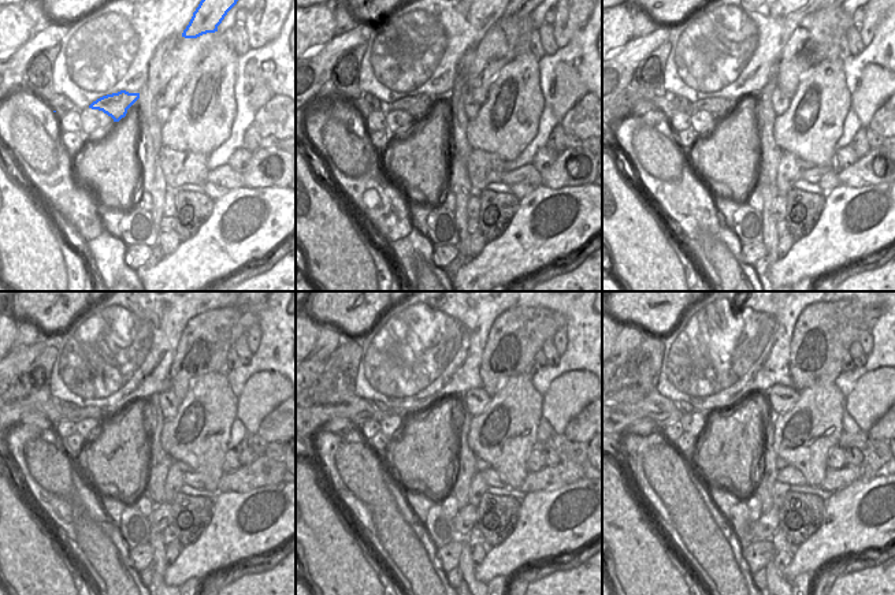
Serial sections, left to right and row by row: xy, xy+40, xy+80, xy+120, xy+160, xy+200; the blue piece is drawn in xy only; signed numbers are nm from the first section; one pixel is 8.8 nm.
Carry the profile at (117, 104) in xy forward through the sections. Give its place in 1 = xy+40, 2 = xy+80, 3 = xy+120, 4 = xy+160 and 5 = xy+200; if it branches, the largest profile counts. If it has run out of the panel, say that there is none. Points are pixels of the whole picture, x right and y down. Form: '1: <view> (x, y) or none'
1: xy+40 (418, 106)
2: xy+80 (719, 107)
3: xy+120 (52, 409)
4: xy+160 (356, 409)
5: xy+200 (630, 404)

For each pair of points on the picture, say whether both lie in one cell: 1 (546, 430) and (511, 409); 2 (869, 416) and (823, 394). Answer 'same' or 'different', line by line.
1: different
2: different

